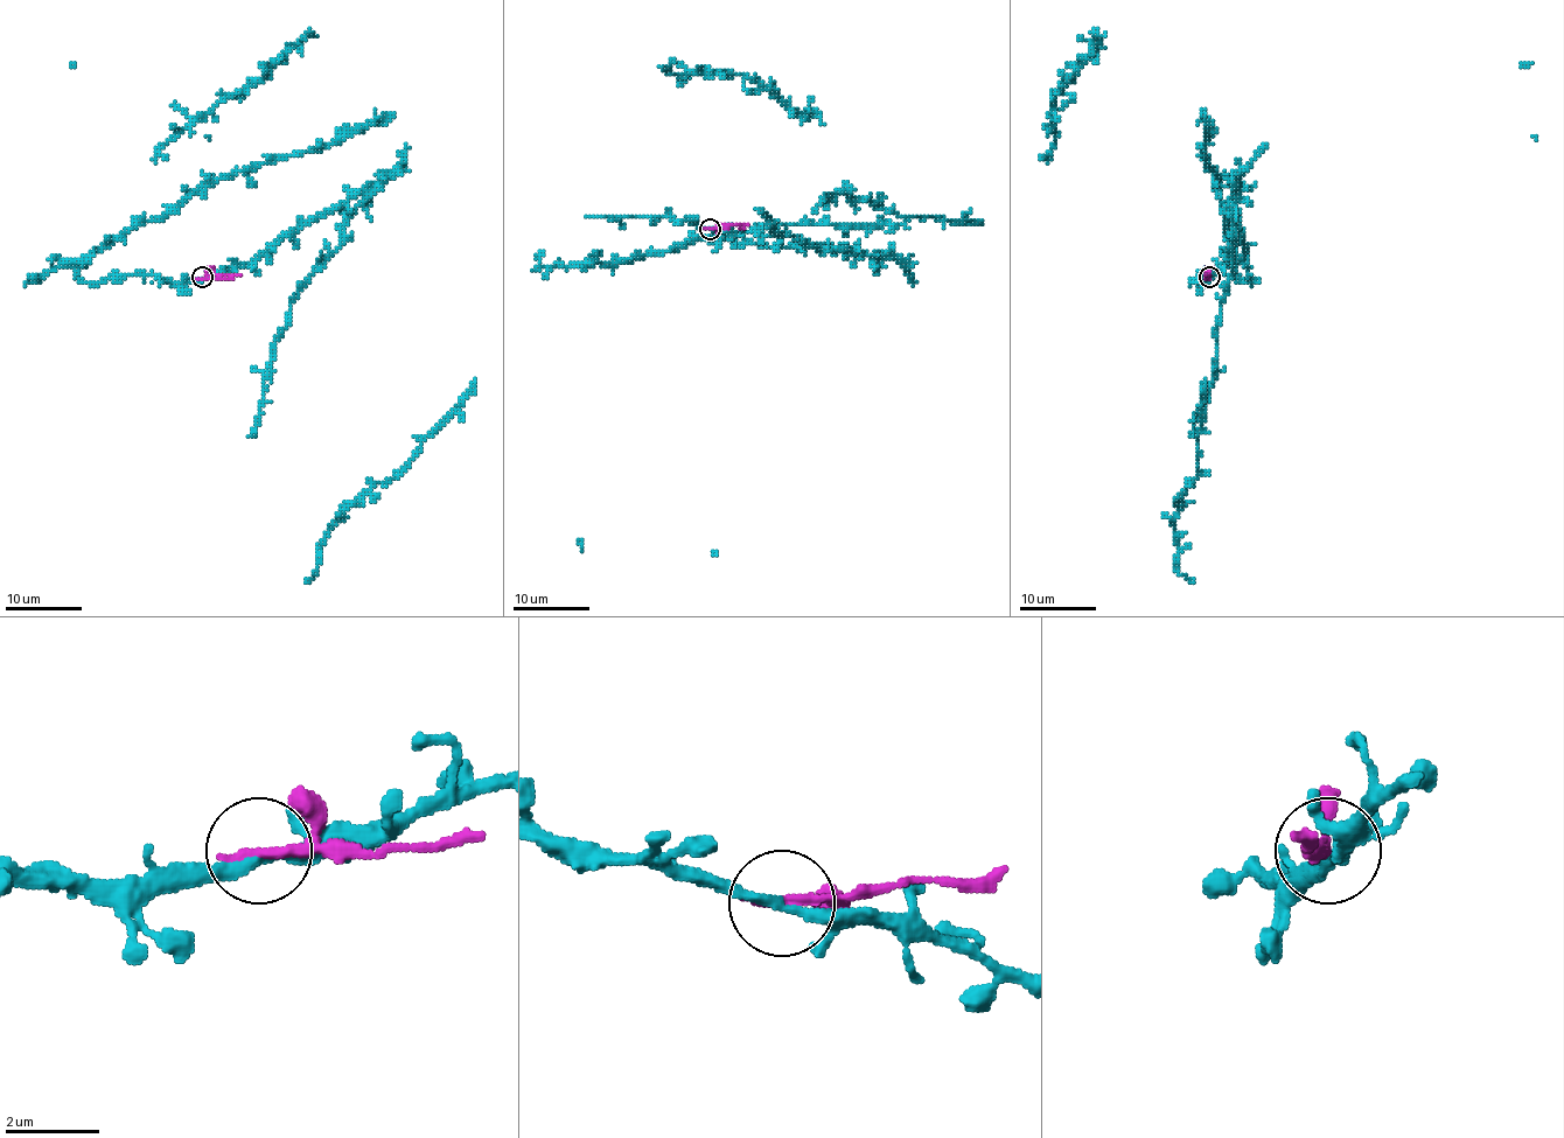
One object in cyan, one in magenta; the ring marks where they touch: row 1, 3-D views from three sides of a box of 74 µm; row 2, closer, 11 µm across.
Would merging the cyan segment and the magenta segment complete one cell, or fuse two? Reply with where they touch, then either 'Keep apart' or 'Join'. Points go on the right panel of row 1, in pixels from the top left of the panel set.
Place: (1209, 277). Keep apart

